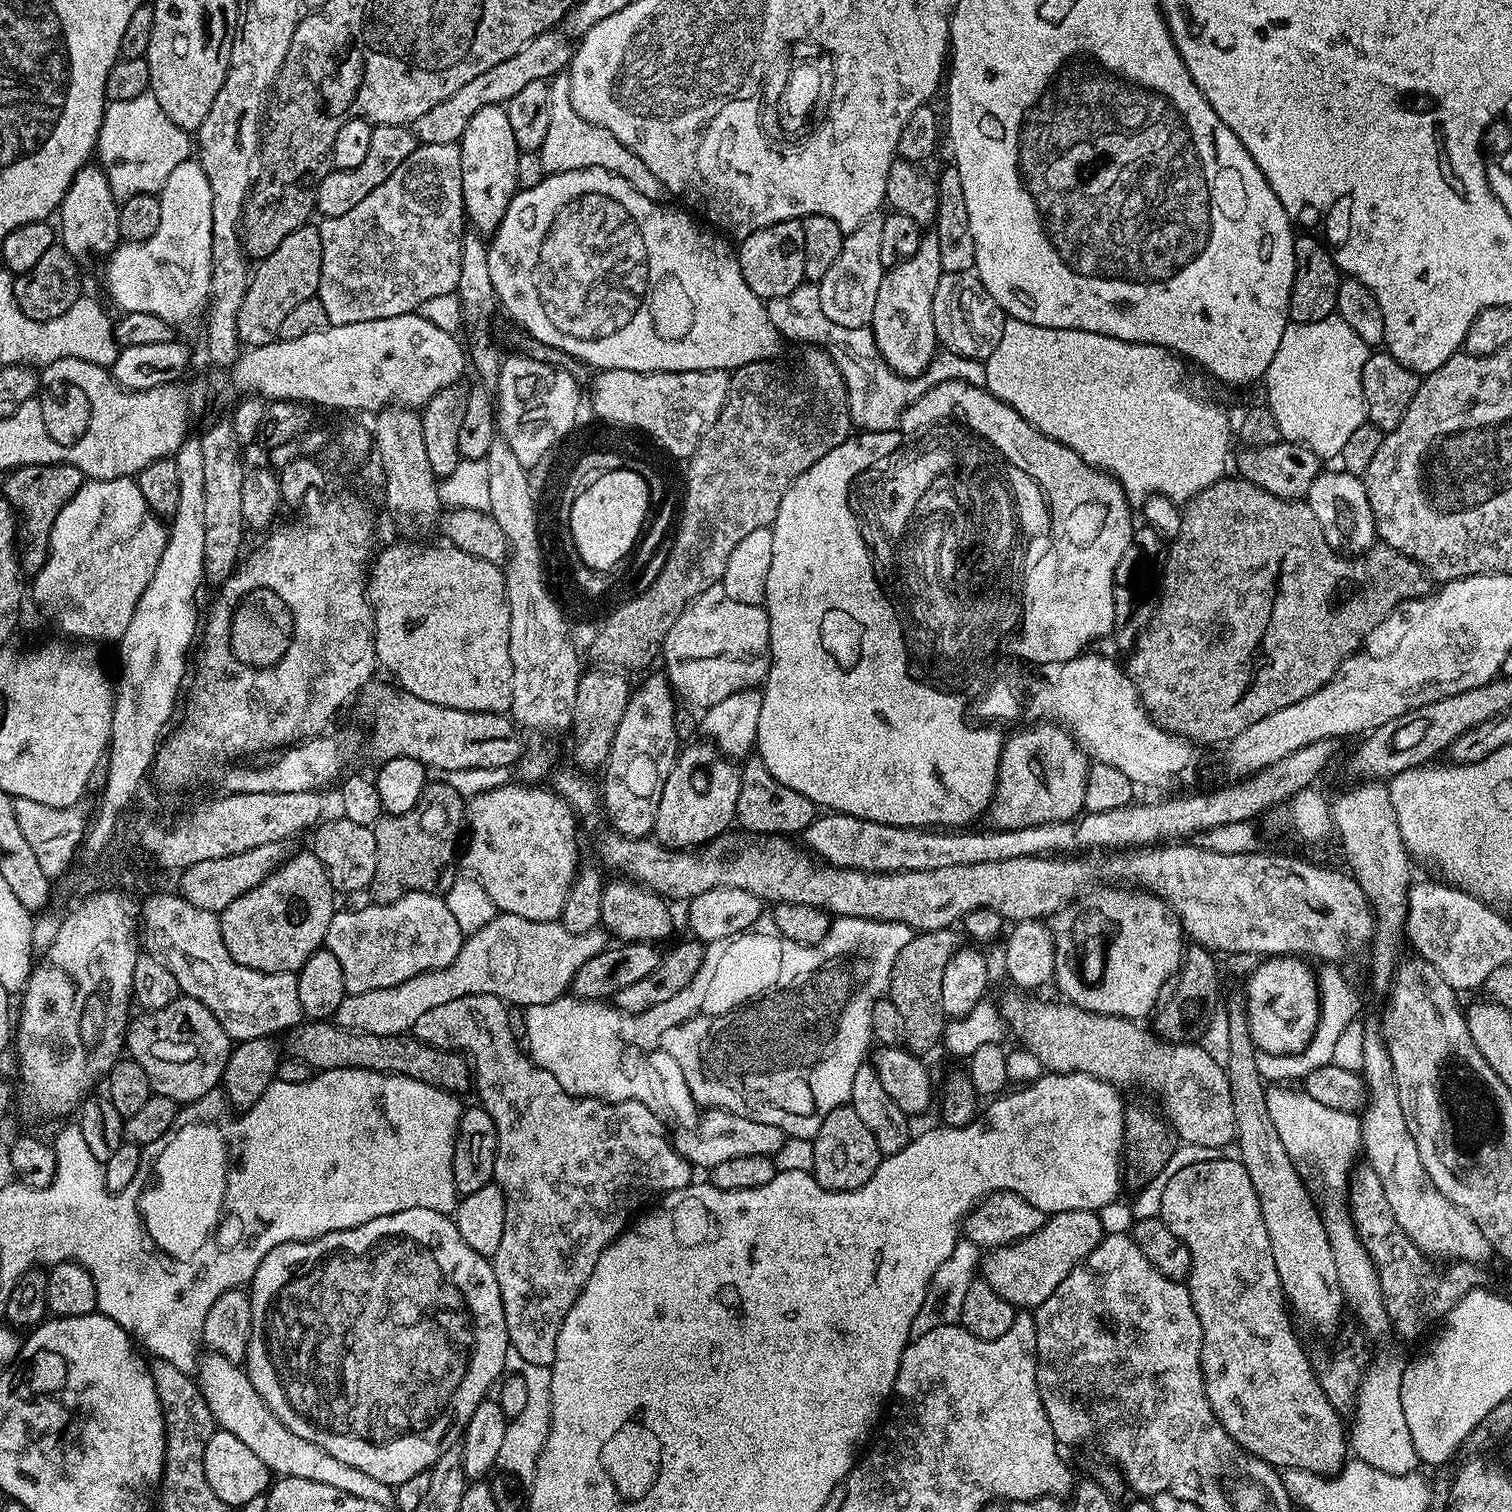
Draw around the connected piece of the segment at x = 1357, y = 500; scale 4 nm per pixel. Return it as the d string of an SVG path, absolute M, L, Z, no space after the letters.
M1340 468L1335 471L1324 470L1316 476L1306 503L1314 511L1323 536L1333 549L1348 556L1359 555L1368 551L1376 540L1373 511L1370 510L1363 479Z

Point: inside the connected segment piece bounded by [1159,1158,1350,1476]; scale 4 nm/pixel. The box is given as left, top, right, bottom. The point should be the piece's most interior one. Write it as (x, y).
(1263, 1390)

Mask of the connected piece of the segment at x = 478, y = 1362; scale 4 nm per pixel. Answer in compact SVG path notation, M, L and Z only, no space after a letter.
M425 1208L402 1210L389 1216L379 1216L362 1226L354 1226L350 1230L338 1230L330 1234L322 1234L313 1240L295 1240L294 1242L286 1242L282 1246L276 1246L274 1250L270 1250L270 1254L266 1254L266 1258L262 1258L262 1262L258 1266L254 1278L250 1281L250 1295L252 1297L250 1338L248 1339L248 1349L244 1352L243 1363L246 1365L246 1371L250 1382L254 1386L254 1390L258 1390L258 1394L264 1399L266 1406L270 1406L273 1414L295 1436L306 1438L306 1442L314 1442L314 1446L322 1446L322 1450L326 1450L326 1454L334 1454L334 1458L338 1458L338 1462L346 1462L346 1466L354 1466L358 1470L362 1470L362 1474L370 1474L370 1478L378 1478L378 1482L382 1482L383 1484L395 1486L406 1482L406 1478L414 1478L414 1474L422 1474L429 1471L432 1465L438 1462L438 1458L442 1458L445 1450L445 1441L443 1442L443 1440L447 1438L448 1431L451 1428L463 1430L467 1426L470 1414L474 1414L474 1410L478 1410L481 1402L491 1393L488 1391L491 1388L493 1391L494 1385L506 1372L504 1363L507 1362L508 1356L510 1357L510 1345L508 1342L508 1331L506 1330L506 1318L502 1310L502 1294L498 1290L498 1278L494 1278L491 1259L478 1254L474 1250L470 1250L470 1246L466 1246L462 1234L458 1234L458 1226L455 1219L451 1215L442 1212L426 1210Z

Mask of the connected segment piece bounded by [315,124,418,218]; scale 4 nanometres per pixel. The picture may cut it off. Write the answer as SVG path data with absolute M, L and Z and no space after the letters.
M402 124L375 125L370 134L370 150L366 153L364 161L350 170L337 168L328 171L326 178L322 178L322 182L315 188L315 211L321 212L319 215L324 218L346 214L346 210L358 206L358 202L362 202L362 198L366 198L370 190L382 186L382 182L386 182L386 178L390 178L390 174L394 174L394 170L398 170L398 166L402 166L406 158L410 158L417 143L416 135L411 127Z

